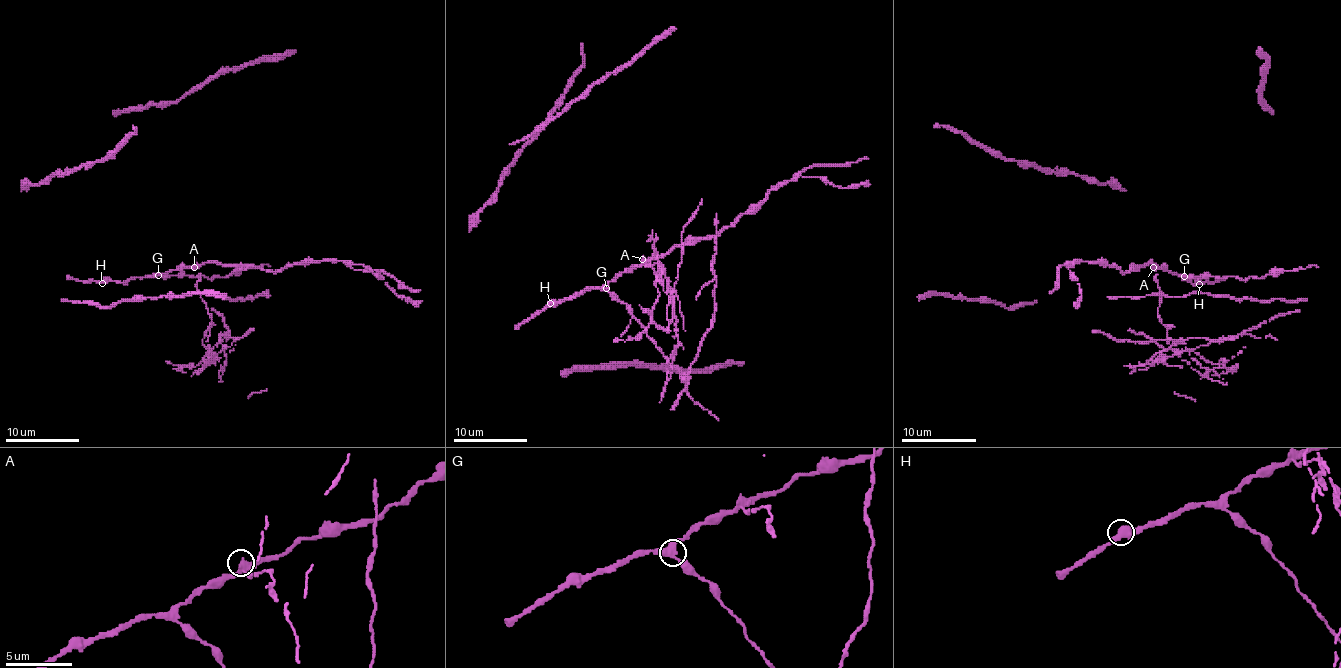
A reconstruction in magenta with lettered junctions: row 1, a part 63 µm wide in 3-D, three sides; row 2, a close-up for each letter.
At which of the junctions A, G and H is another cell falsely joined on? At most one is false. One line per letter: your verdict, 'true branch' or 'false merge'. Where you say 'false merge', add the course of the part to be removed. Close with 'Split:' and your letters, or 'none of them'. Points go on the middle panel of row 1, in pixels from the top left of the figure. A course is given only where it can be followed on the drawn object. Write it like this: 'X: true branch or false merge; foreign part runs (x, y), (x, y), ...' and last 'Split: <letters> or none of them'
A: false merge
G: true branch
H: true branch
Split: A

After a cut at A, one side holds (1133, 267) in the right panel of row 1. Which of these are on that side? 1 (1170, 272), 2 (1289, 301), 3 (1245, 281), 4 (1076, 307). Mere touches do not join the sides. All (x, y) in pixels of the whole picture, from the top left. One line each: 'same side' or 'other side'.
1: same side
2: other side
3: same side
4: same side

